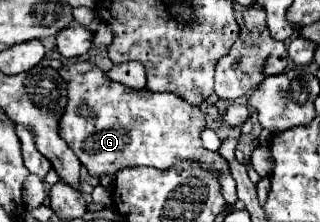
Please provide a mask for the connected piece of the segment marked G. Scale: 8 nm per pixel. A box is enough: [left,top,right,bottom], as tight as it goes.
[59,62,237,204]

